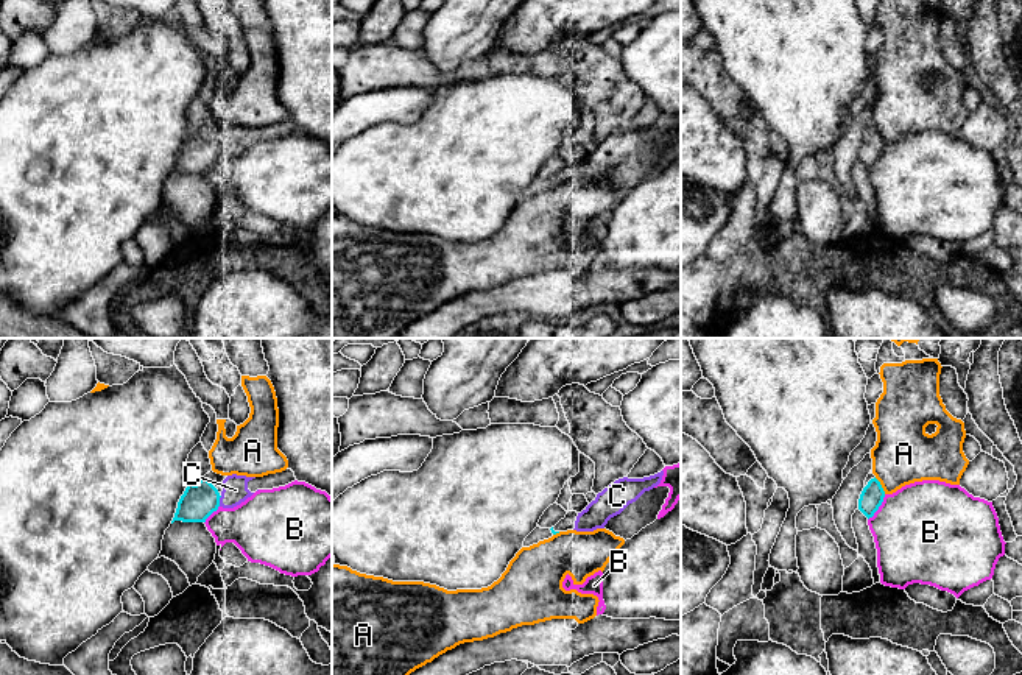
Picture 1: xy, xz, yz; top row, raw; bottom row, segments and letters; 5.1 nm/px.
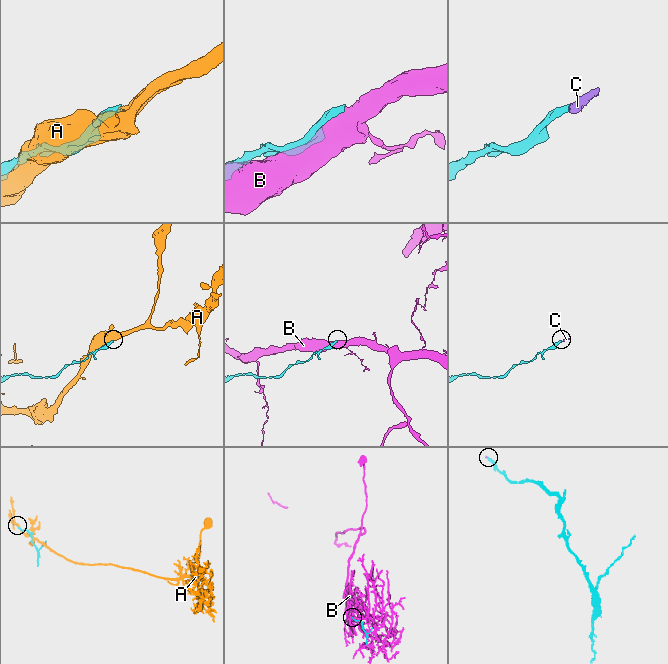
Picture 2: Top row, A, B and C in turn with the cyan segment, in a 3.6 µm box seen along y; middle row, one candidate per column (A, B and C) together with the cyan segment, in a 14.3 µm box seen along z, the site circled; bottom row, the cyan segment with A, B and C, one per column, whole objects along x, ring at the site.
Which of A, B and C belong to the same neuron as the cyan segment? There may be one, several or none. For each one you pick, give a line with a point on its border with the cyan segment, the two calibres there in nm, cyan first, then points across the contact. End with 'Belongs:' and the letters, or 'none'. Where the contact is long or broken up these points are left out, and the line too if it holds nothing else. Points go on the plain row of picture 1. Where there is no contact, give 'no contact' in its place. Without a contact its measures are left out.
C: xy (218, 151) | 180/130 nm
Belongs: C

